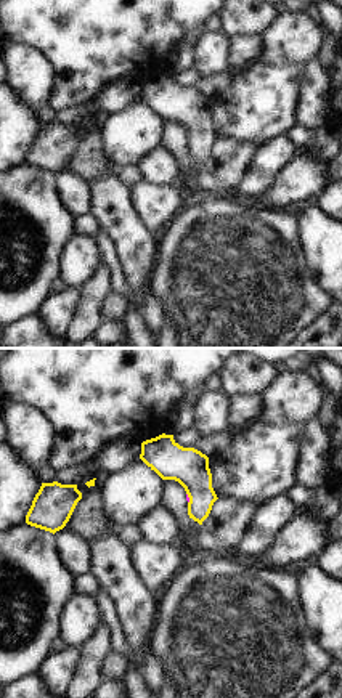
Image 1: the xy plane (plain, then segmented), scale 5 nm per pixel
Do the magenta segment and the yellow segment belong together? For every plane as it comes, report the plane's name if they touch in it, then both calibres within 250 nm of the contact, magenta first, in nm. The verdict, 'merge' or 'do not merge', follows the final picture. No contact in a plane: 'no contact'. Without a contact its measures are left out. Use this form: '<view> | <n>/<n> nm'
xy | 20/190 nm

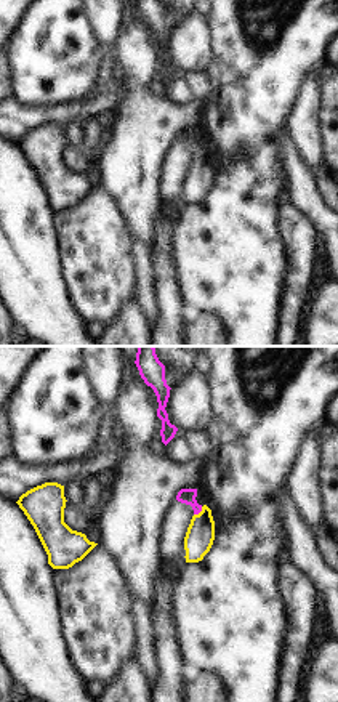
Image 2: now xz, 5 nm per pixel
xz | 80/140 nm

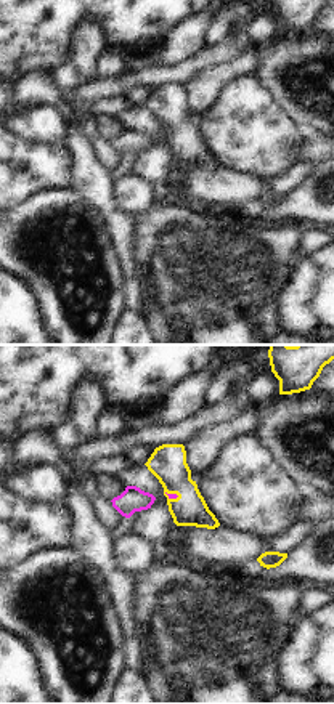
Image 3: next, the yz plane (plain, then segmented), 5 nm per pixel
yz | 30/180 nm

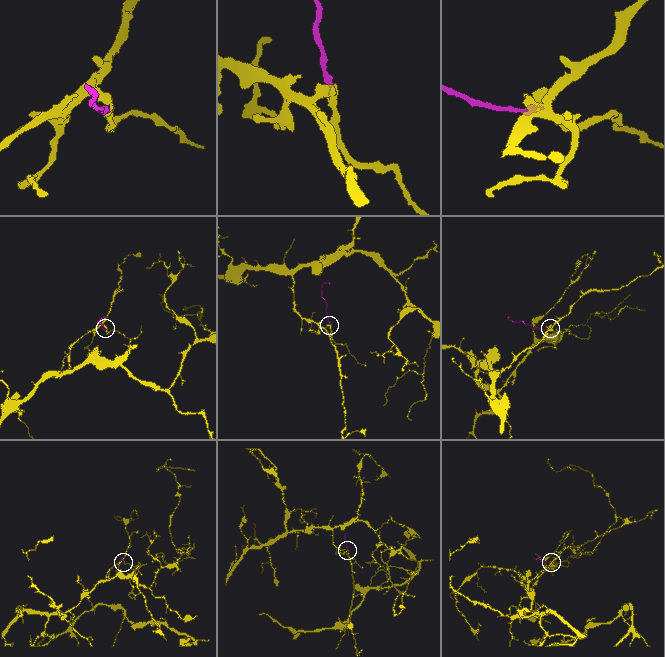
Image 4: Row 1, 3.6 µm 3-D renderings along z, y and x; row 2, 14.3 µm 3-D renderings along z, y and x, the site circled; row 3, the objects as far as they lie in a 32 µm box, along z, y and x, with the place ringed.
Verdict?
merge

